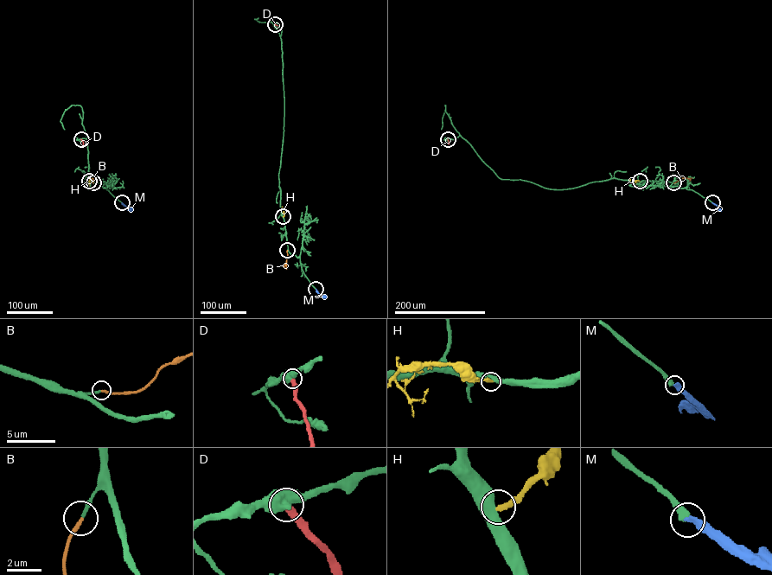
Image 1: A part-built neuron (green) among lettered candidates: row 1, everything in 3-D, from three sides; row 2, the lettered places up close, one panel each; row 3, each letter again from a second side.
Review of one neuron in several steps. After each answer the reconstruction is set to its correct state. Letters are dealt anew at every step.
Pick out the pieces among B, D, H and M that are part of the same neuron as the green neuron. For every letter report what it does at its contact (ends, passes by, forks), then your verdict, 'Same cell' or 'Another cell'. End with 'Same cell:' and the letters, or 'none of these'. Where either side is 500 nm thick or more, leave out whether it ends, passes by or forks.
B: It ends there. Same cell
D: Another cell
H: Another cell
M: It ends there. Another cell
Same cell: B

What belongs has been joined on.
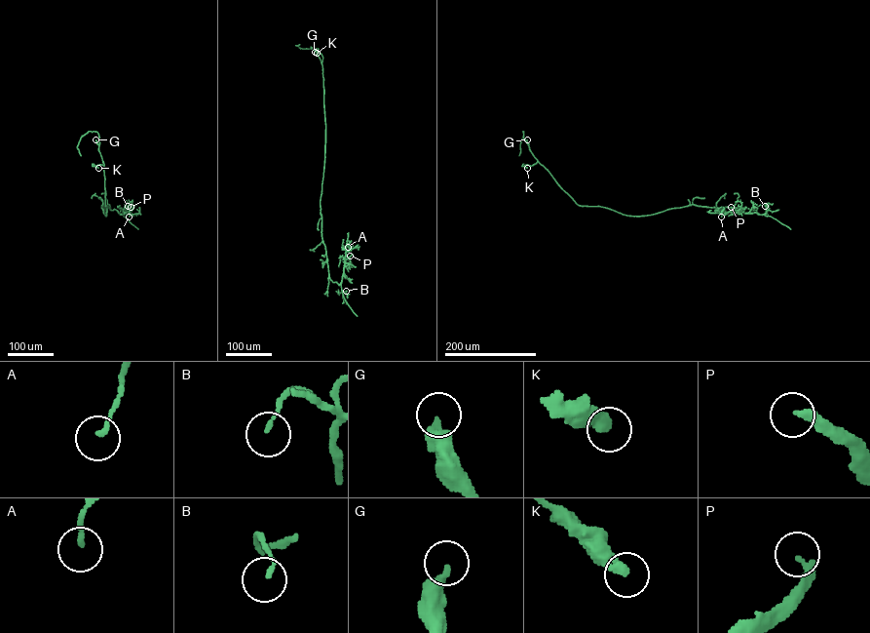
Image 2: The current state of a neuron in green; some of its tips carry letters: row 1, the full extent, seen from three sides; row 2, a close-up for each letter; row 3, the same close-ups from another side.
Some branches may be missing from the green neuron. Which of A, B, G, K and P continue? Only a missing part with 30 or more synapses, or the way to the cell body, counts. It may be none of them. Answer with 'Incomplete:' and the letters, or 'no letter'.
Incomplete: P

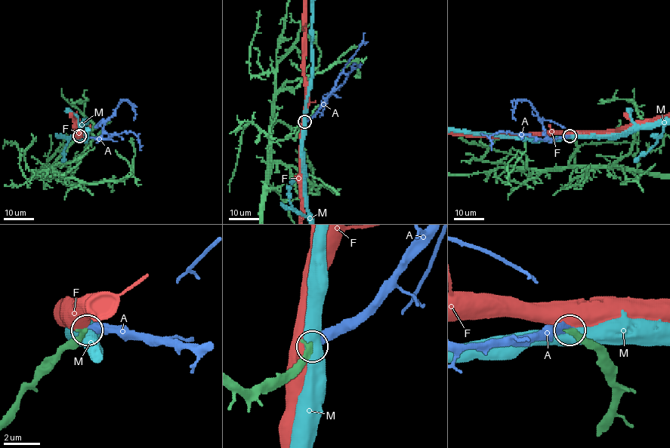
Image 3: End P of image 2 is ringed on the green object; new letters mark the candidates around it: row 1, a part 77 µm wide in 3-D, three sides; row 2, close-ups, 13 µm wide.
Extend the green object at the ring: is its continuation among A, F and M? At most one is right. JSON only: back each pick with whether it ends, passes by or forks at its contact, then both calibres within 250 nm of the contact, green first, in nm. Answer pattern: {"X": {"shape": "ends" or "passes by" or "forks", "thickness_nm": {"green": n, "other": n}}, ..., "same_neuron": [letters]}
{"A": {"shape": "ends", "thickness_nm": {"green": 360, "other": 480}}, "same_neuron": ["A"]}

